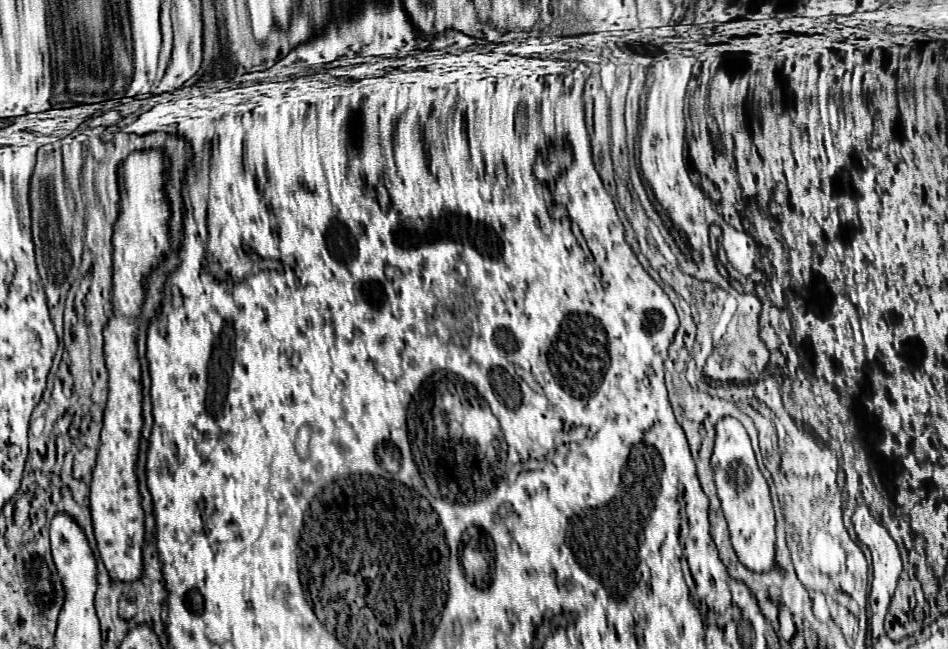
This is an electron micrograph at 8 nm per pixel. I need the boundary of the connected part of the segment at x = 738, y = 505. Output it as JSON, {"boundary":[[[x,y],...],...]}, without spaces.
{"boundary":[[[723,418],[717,422],[715,428],[717,440],[711,464],[715,470],[715,484],[721,508],[729,524],[733,550],[743,566],[747,566],[749,570],[769,572],[775,566],[775,512],[771,504],[769,484],[757,466],[751,438],[745,426],[735,418]]]}

